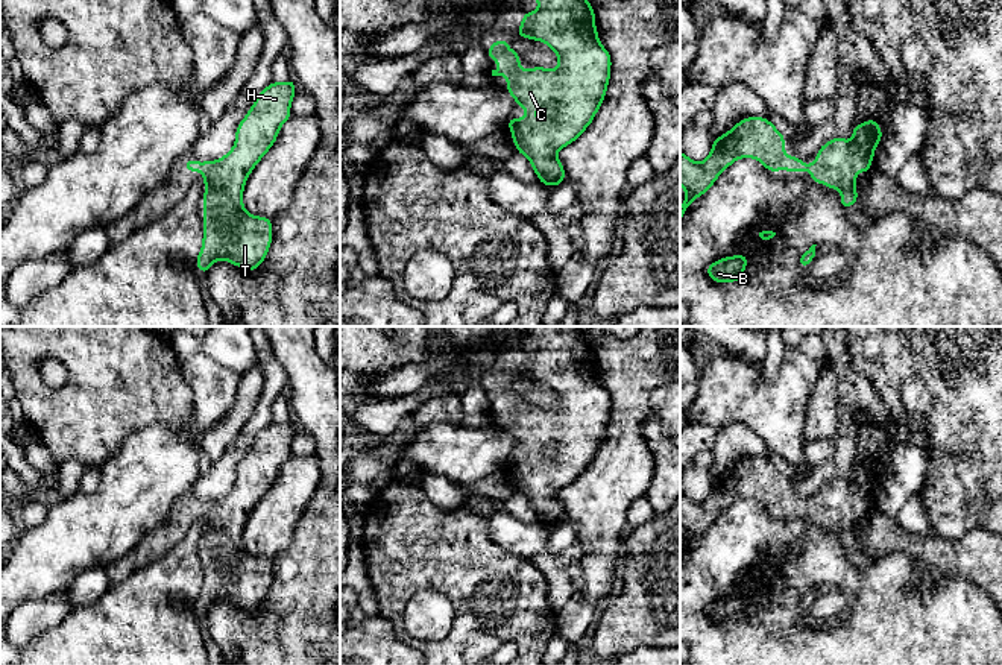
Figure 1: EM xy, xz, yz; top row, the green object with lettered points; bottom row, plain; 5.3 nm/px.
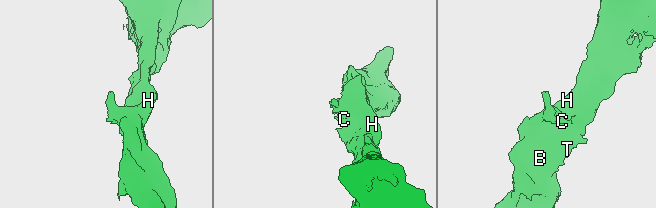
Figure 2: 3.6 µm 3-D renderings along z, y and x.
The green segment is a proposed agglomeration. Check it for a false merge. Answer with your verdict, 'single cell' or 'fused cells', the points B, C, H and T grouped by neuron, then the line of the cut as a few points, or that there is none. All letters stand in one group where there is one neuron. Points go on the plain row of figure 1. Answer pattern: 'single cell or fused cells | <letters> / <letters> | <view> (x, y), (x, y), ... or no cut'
single cell | B C H T | no cut

